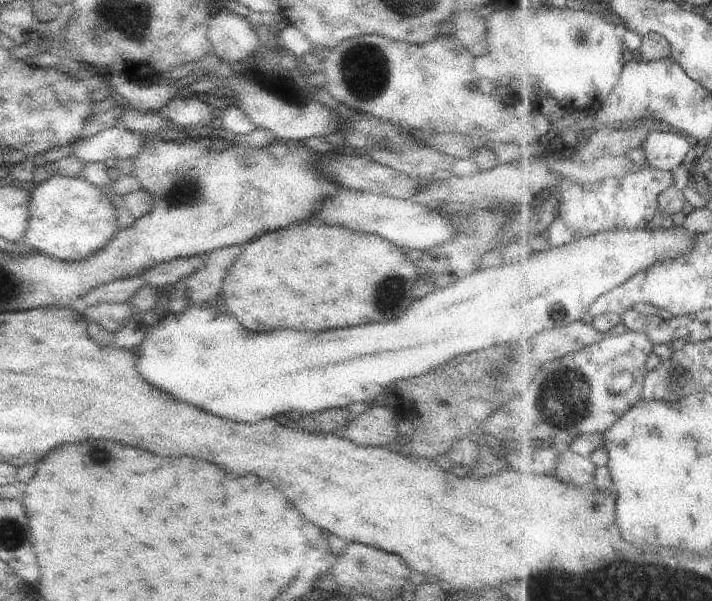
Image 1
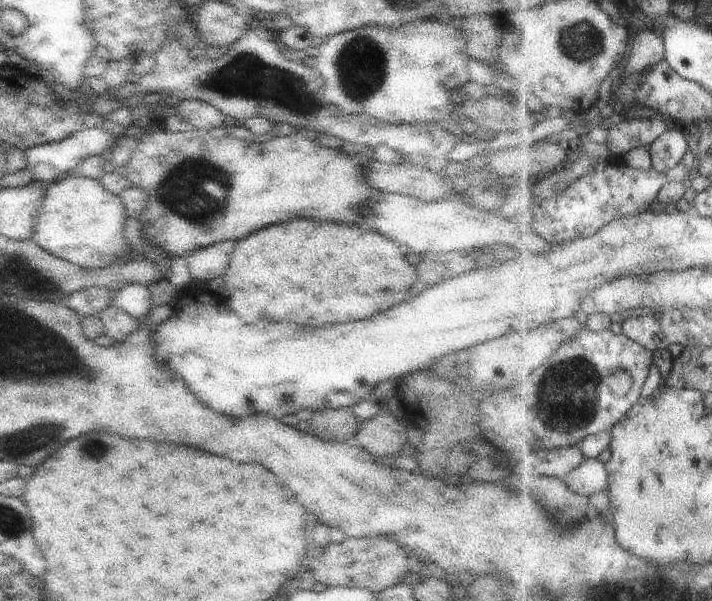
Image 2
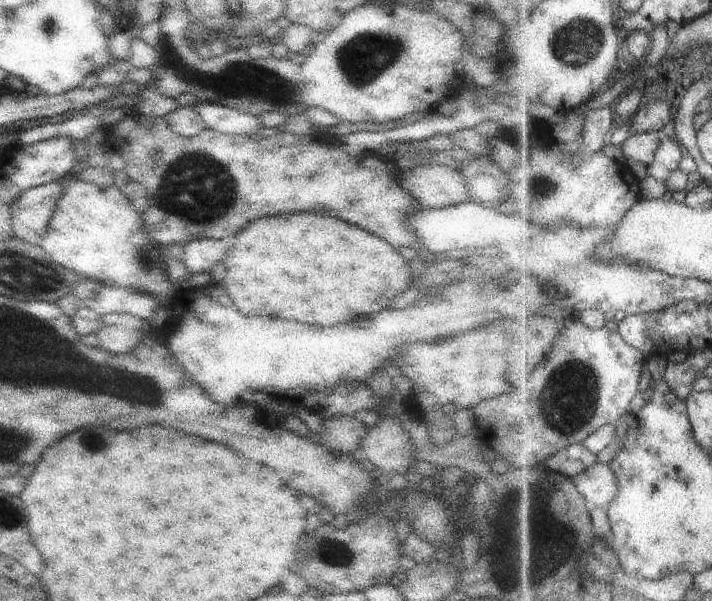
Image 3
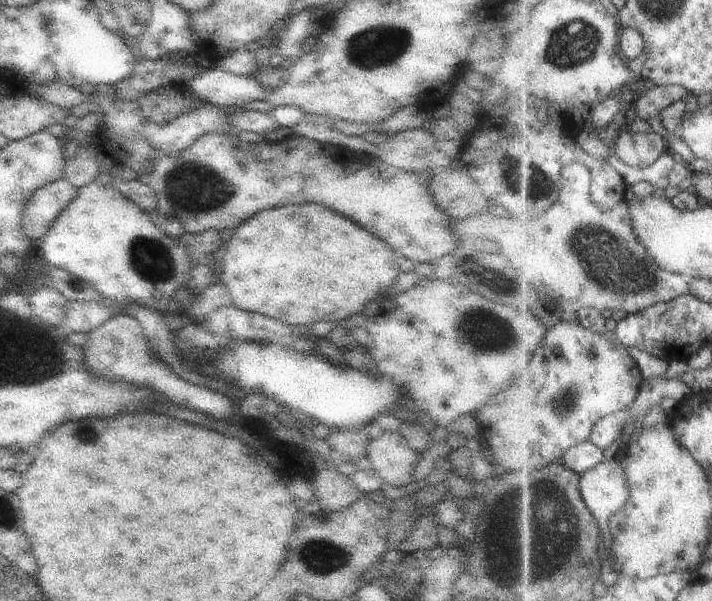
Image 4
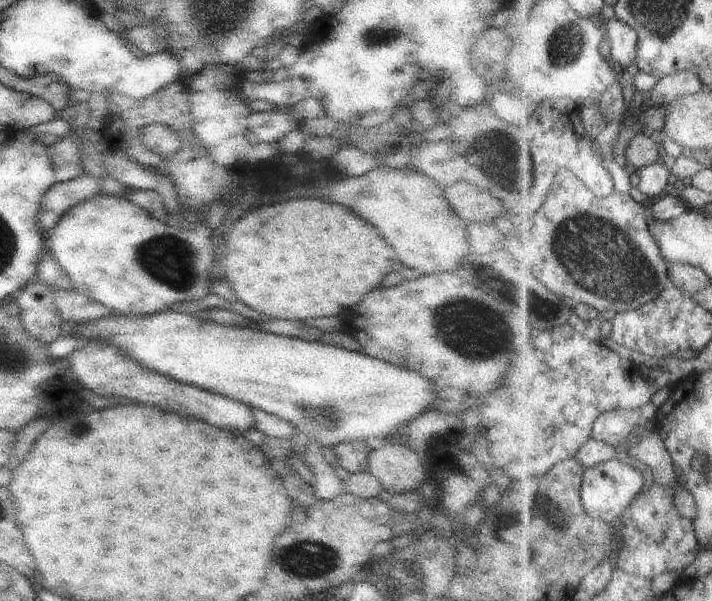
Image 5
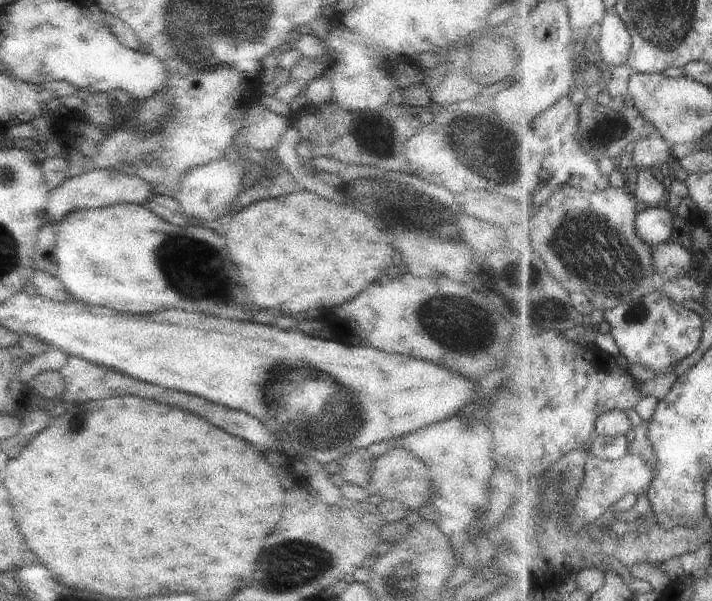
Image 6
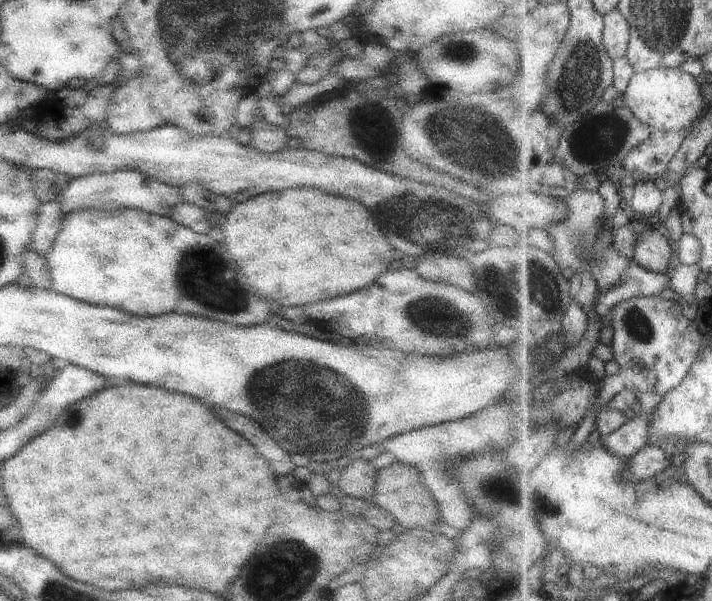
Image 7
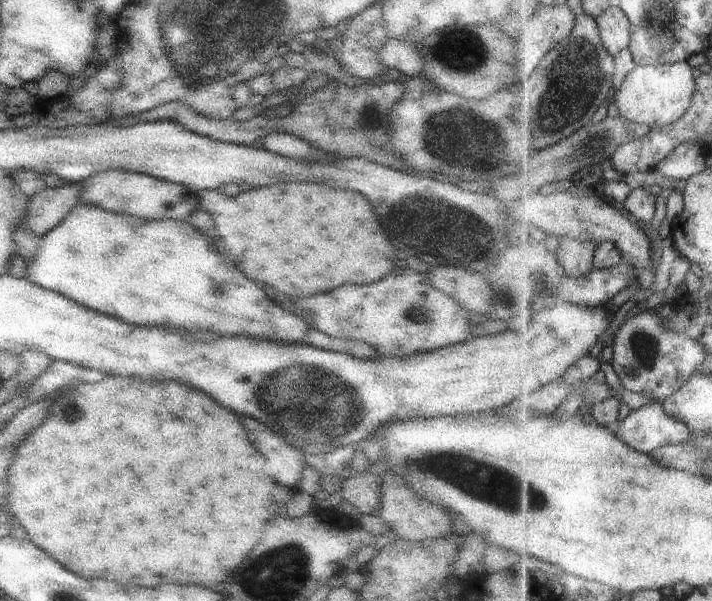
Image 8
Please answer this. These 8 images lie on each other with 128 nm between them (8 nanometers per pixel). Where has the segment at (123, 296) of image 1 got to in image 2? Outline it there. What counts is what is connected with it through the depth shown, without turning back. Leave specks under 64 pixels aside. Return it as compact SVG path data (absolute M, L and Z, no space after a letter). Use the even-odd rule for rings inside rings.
M91 287L89 290L82 292L73 292L66 299L67 306L69 306L69 309L73 308L79 318L98 316L106 307L112 304L114 292L96 287Z

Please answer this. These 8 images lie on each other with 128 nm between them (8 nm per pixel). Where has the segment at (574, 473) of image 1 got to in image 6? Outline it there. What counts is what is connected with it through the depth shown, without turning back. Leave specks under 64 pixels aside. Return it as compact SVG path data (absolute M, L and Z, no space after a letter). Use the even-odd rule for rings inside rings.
M589 453L585 464L585 476L575 499L575 506L571 512L573 528L581 532L583 528L598 524L611 514L612 506L617 504L625 494L636 493L640 498L646 497L650 480L653 479L653 464L645 460L645 456L626 453L618 459L602 459Z

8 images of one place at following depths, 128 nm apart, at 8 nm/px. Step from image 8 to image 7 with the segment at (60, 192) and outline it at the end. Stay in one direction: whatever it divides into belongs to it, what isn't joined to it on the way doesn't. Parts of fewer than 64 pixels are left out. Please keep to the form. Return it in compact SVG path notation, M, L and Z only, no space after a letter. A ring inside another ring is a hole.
M57 199L51 202L40 202L37 210L37 224L32 236L32 247L39 258L47 260L58 230L61 228L64 214Z

